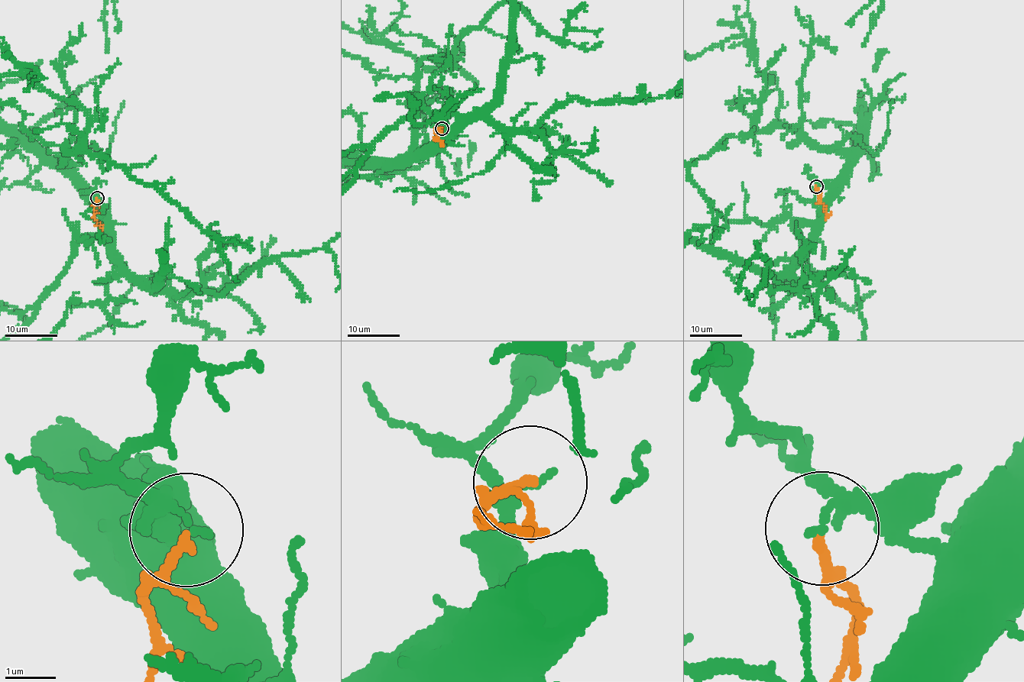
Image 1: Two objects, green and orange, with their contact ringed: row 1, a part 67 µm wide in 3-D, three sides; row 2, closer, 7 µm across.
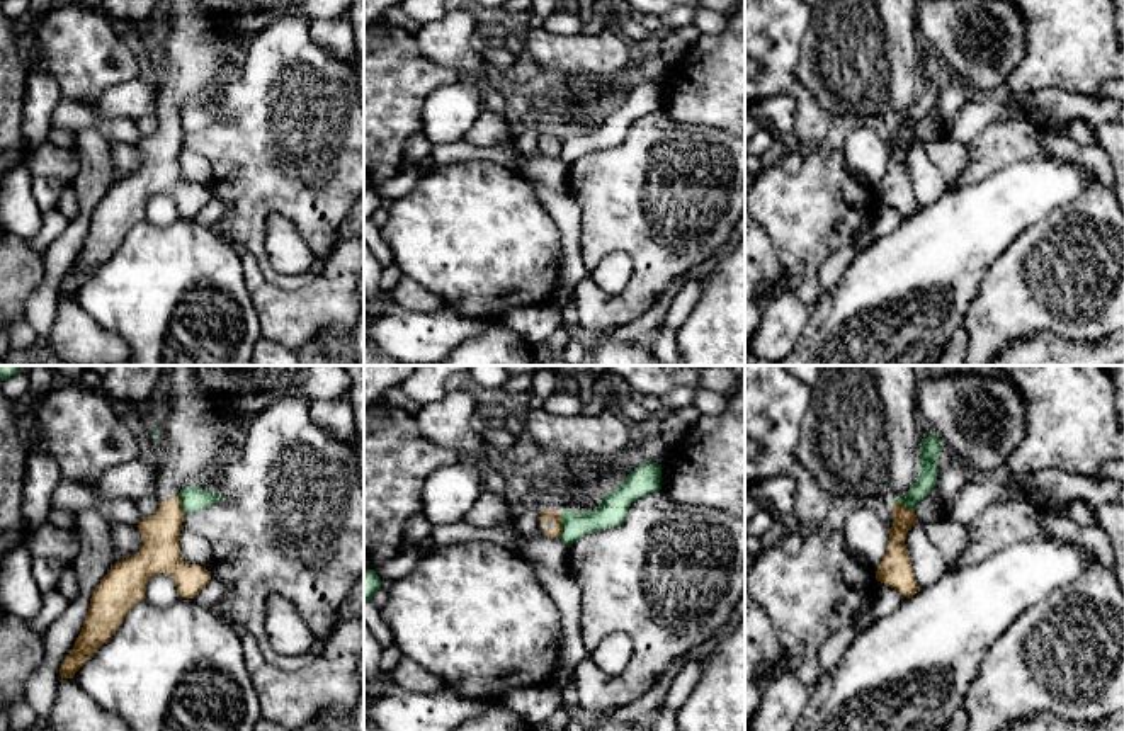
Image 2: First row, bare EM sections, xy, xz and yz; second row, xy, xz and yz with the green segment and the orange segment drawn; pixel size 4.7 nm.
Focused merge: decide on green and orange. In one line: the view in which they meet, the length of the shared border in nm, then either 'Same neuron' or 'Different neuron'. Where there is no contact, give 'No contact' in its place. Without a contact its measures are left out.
Touches green in xz. Shared border 120 nm. Different neuron

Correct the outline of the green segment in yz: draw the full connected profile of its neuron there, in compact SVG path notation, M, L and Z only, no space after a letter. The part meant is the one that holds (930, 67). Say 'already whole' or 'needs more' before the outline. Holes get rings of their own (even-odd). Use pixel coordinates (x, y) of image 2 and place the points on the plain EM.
already whole; M937 53L923 54L920 61L920 85L918 95L908 112L903 117L891 117L891 122L901 122L911 129L930 112L934 104L937 102L937 78L940 75L940 58Z

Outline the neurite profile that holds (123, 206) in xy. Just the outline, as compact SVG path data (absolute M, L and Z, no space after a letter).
M170 0L168 17L155 31L153 46L162 73L155 112L158 129L136 144L143 155L141 168L117 180L95 206L83 246L61 282L61 298L73 298L112 258L126 233L145 219L151 196L170 194L180 218L194 218L211 199L206 187L182 178L179 155L185 131L179 112L185 105L201 105L218 88L209 90L206 83L228 63L240 65L247 42L219 29L201 0Z

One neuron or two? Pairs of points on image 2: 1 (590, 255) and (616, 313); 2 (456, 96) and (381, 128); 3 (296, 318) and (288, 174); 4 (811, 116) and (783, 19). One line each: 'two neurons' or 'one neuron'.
1: one neuron
2: two neurons
3: two neurons
4: one neuron

